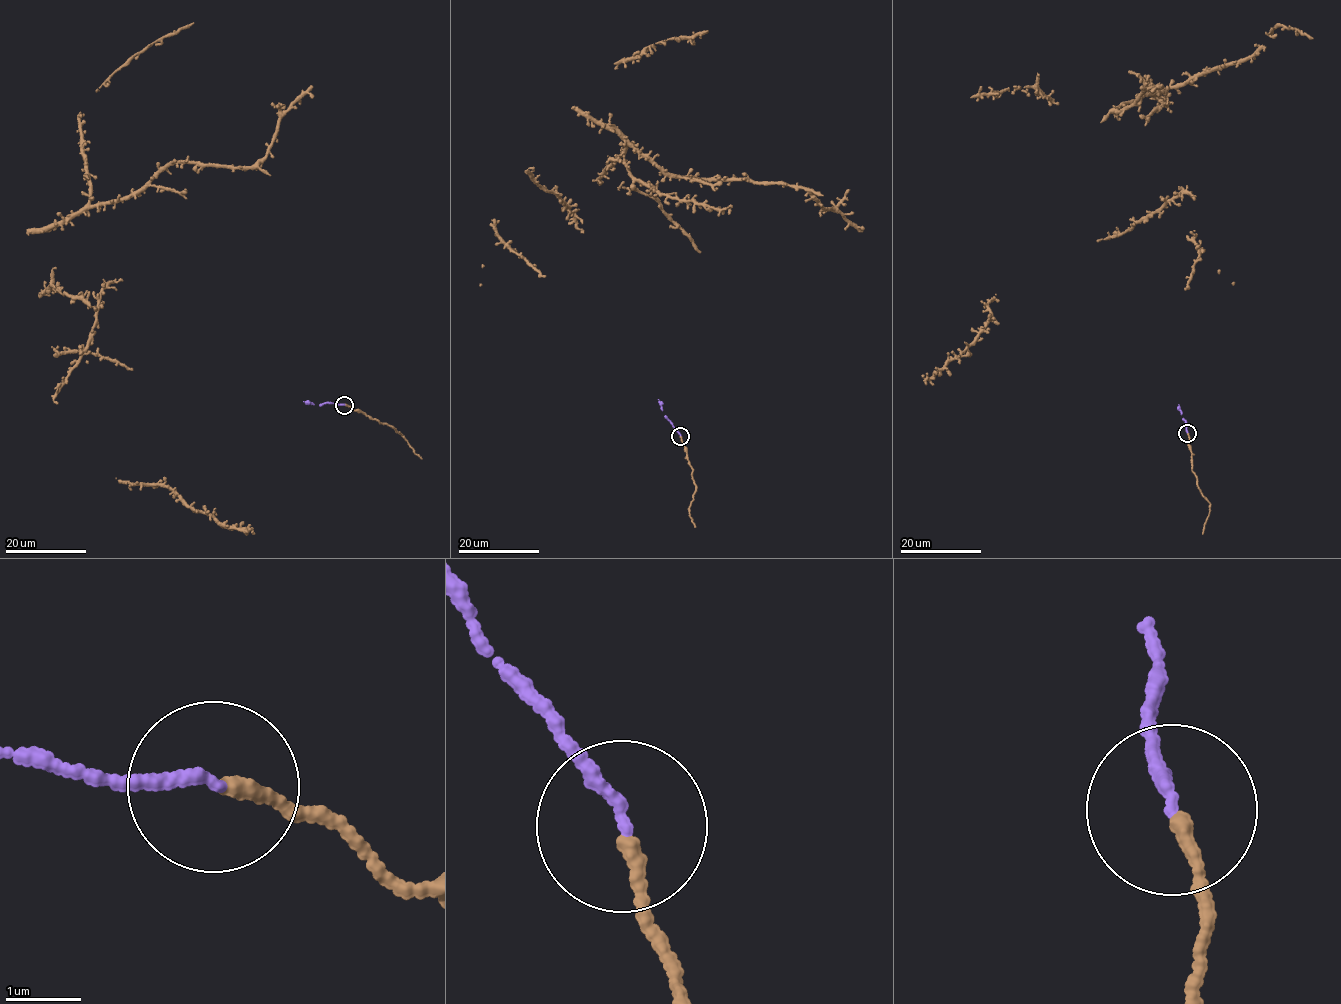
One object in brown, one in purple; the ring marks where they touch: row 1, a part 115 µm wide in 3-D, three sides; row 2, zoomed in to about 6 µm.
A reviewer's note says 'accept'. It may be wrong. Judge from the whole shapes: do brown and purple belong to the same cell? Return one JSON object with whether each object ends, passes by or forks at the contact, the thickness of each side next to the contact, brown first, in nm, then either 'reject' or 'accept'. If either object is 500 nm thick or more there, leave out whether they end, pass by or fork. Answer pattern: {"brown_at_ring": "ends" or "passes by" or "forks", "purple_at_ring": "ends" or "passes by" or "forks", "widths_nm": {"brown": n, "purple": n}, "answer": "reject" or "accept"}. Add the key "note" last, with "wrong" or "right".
{"brown_at_ring": "ends", "purple_at_ring": "ends", "widths_nm": {"brown": 180, "purple": 150}, "answer": "accept", "note": "right"}

